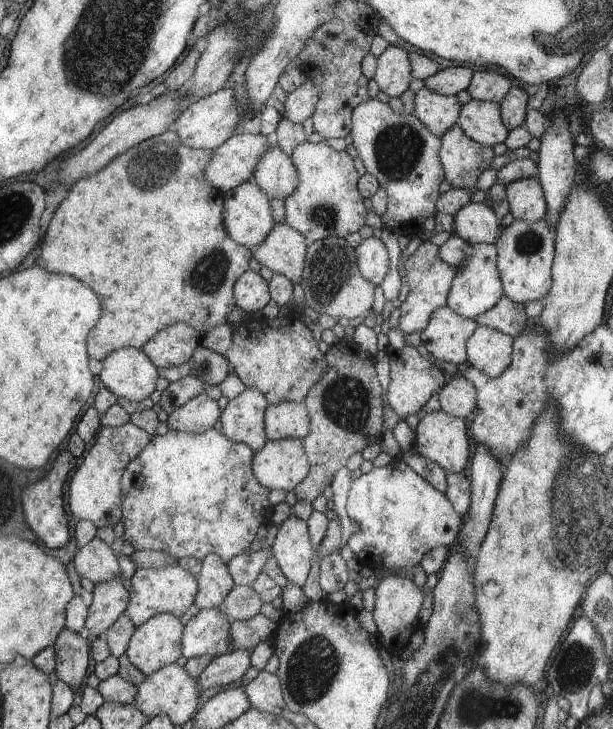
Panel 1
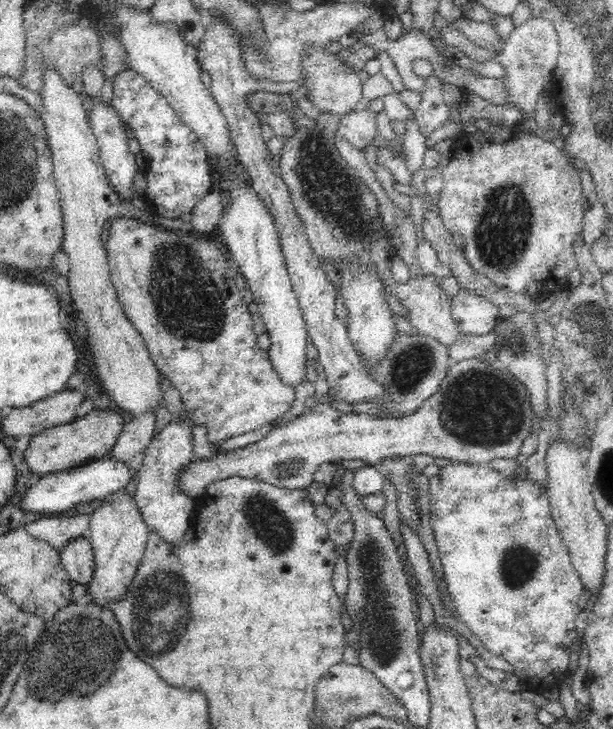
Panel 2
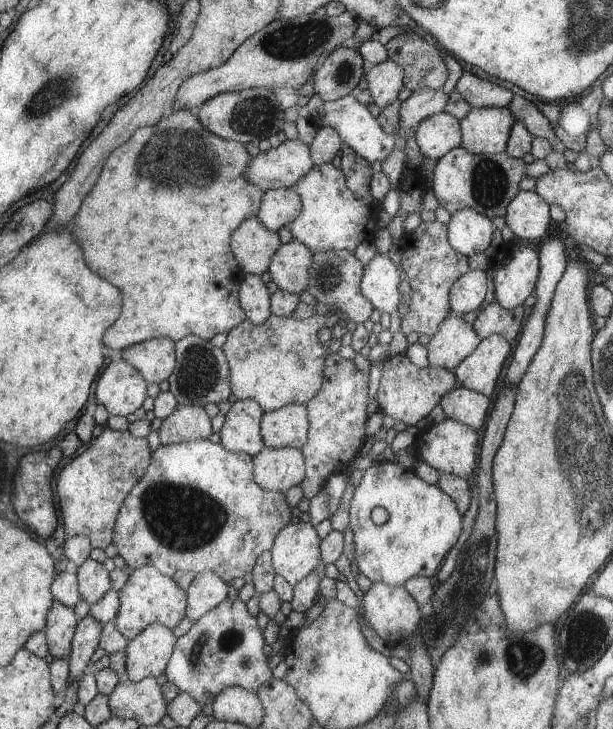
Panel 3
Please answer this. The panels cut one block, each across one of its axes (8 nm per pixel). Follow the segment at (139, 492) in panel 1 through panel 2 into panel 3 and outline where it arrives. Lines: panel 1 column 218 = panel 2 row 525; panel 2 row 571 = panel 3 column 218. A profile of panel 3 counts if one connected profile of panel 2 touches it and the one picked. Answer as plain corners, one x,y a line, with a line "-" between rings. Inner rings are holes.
209,439
161,445
144,480
128,496
124,512
119,512
120,524
116,524
113,544
125,564
133,570
151,565
172,578
180,571
196,575
211,571
228,583
253,570
259,557
274,547
279,533
293,516
286,504
286,494
263,490
253,480
252,458
244,452
231,452

